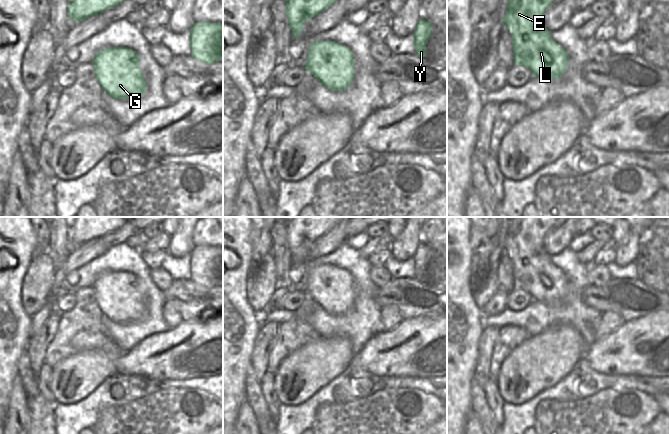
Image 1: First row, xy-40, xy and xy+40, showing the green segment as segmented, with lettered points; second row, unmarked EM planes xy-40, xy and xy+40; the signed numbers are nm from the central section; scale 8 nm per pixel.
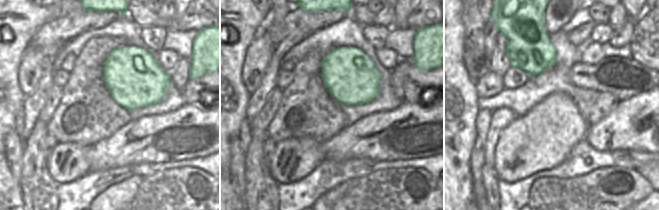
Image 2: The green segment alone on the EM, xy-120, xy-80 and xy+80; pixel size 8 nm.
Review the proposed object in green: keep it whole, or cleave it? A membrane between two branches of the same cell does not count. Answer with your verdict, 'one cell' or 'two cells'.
one cell

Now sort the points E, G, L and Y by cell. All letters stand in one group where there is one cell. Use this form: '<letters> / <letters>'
E G L Y

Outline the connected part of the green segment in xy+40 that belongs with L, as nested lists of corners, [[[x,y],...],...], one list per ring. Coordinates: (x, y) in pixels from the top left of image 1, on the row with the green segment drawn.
[[[508,0],[502,20],[512,36],[514,65],[521,65],[541,79],[559,79],[568,68],[569,56],[544,26],[544,12],[554,0]]]

